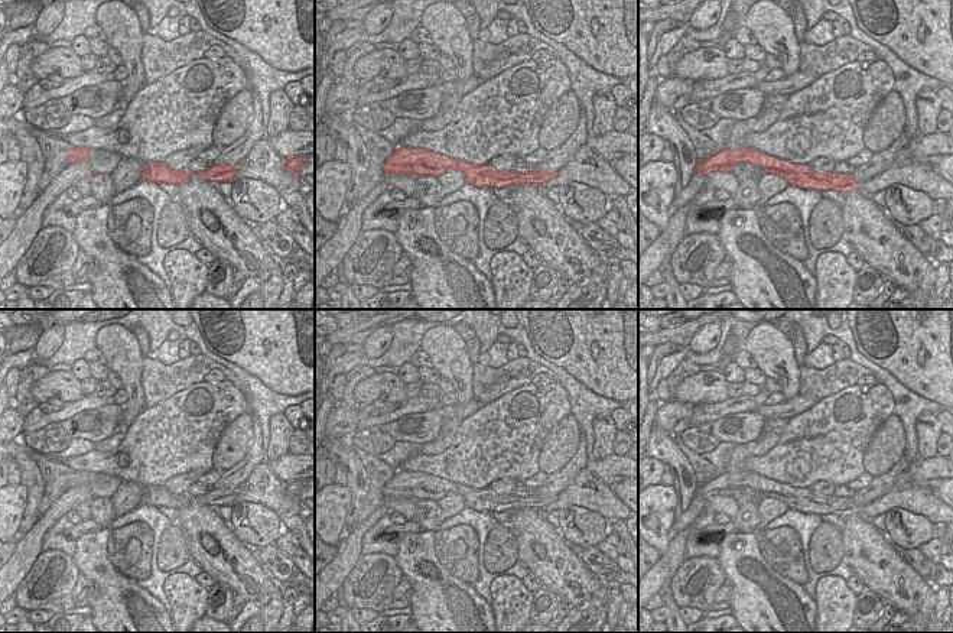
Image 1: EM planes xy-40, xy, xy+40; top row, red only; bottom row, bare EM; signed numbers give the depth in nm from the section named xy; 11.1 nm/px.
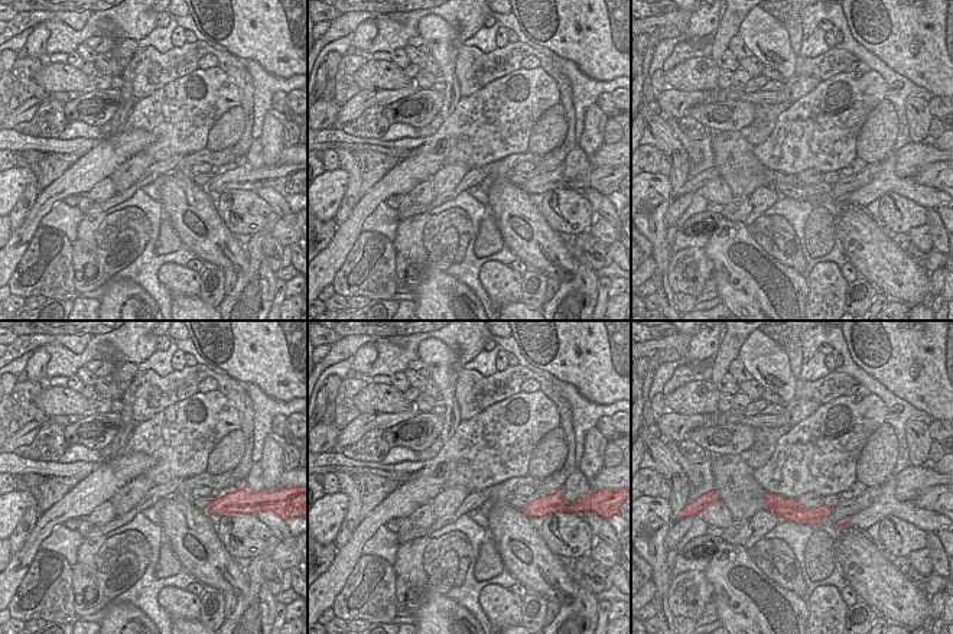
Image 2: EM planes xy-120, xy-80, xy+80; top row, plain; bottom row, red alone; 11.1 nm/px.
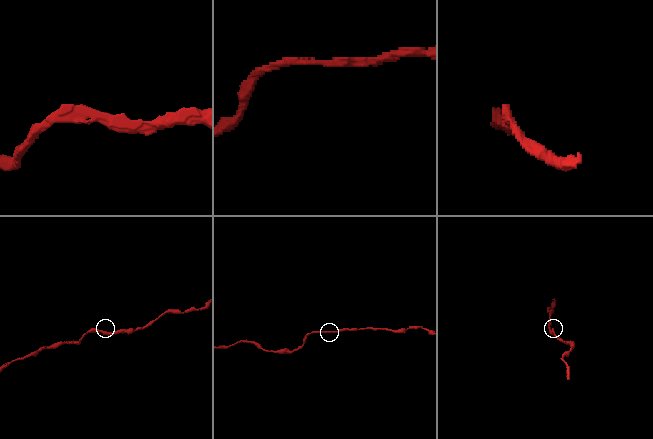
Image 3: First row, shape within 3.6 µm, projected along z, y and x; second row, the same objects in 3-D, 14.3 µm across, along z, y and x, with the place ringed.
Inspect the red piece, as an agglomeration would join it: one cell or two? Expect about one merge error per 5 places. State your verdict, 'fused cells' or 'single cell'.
single cell

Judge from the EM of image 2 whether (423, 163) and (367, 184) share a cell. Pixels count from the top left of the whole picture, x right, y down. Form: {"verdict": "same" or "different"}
{"verdict": "different"}

